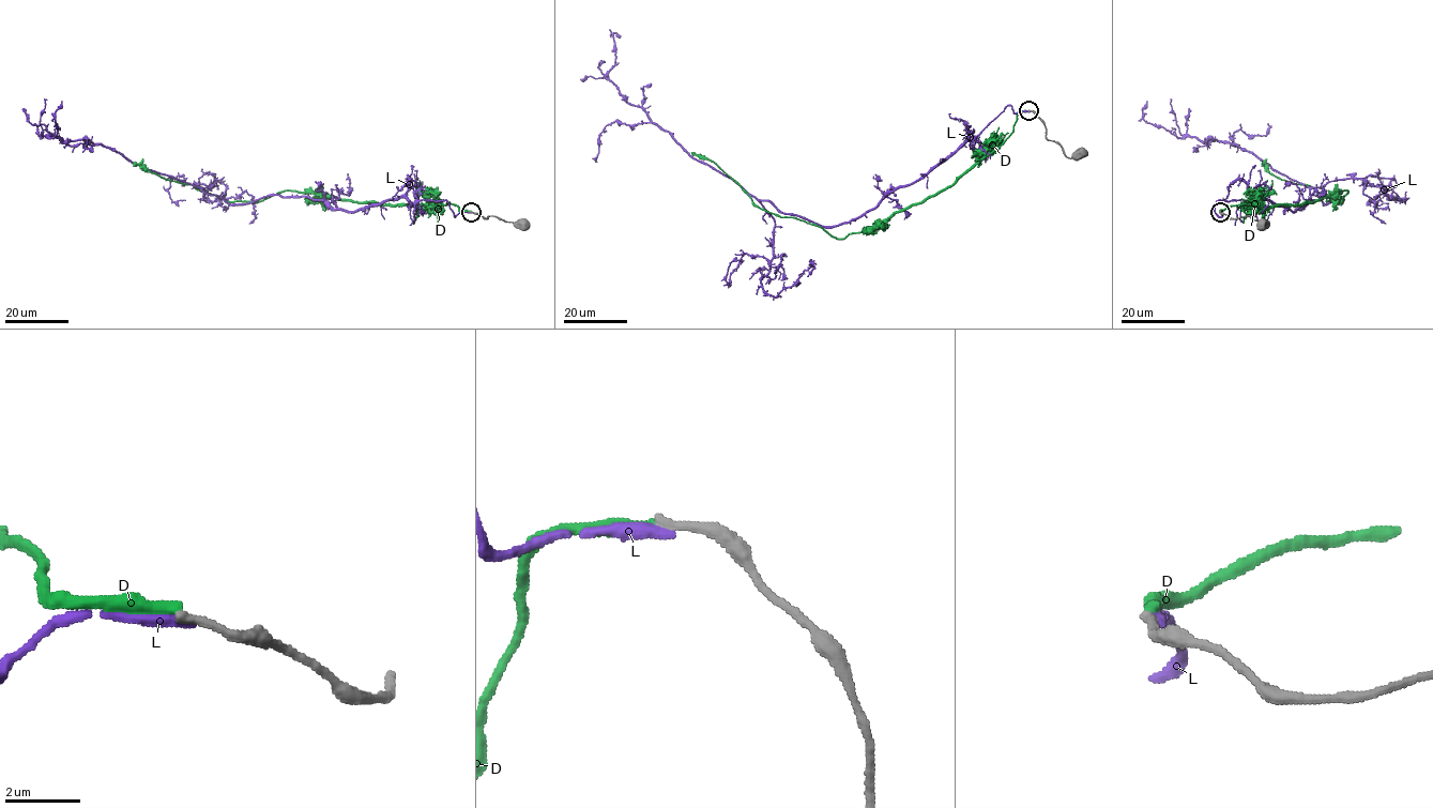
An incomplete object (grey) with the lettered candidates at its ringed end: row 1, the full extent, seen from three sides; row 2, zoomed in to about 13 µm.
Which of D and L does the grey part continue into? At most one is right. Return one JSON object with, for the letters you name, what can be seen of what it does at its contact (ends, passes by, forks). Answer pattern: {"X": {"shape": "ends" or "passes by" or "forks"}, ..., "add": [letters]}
{"L": {"shape": "ends"}, "add": ["L"]}

